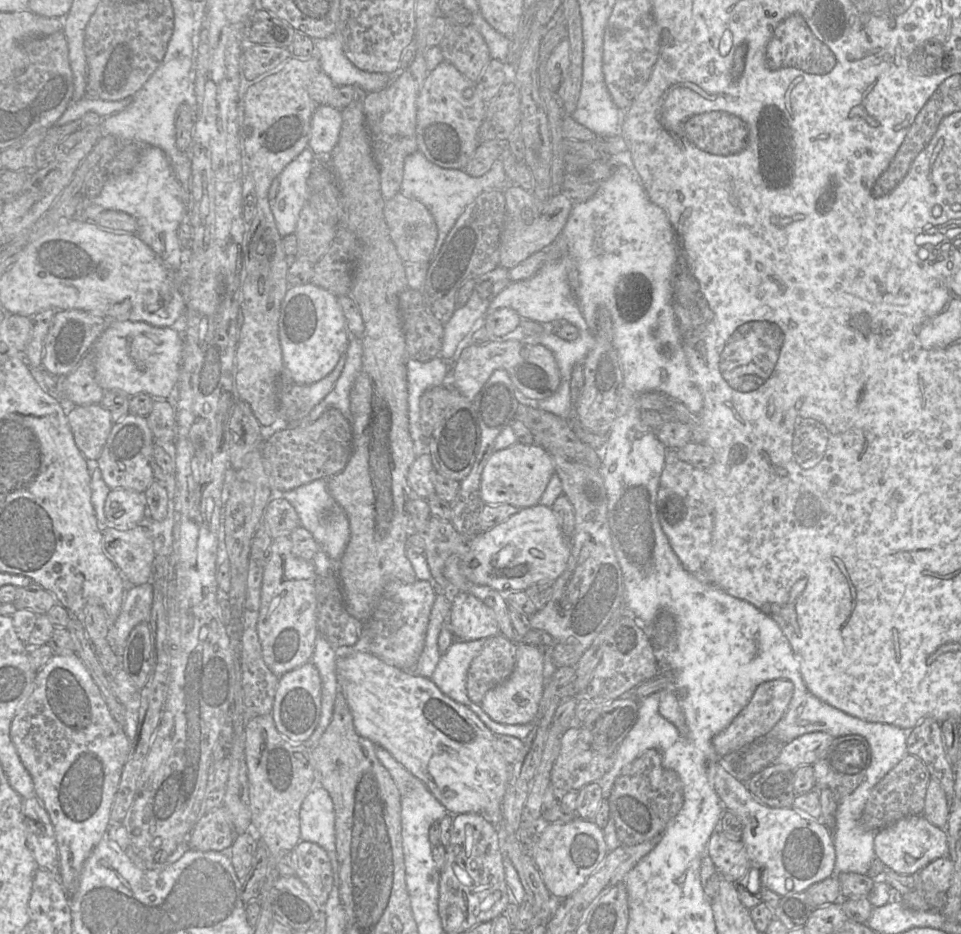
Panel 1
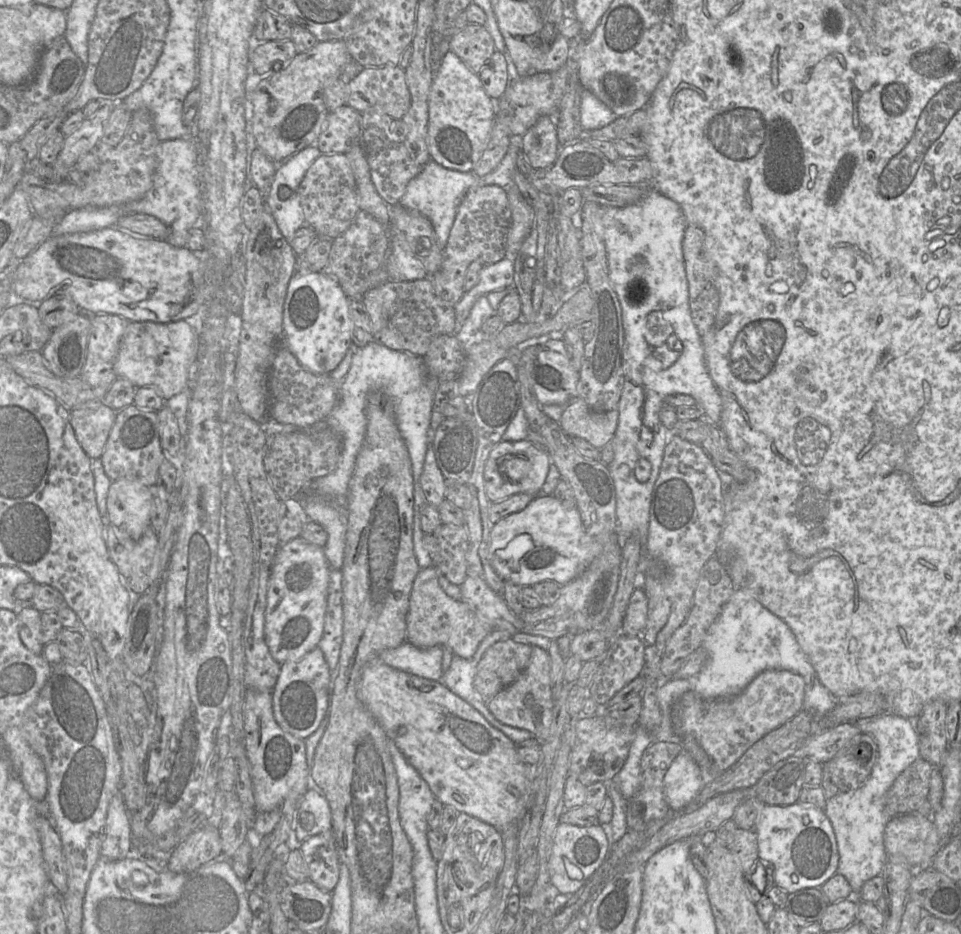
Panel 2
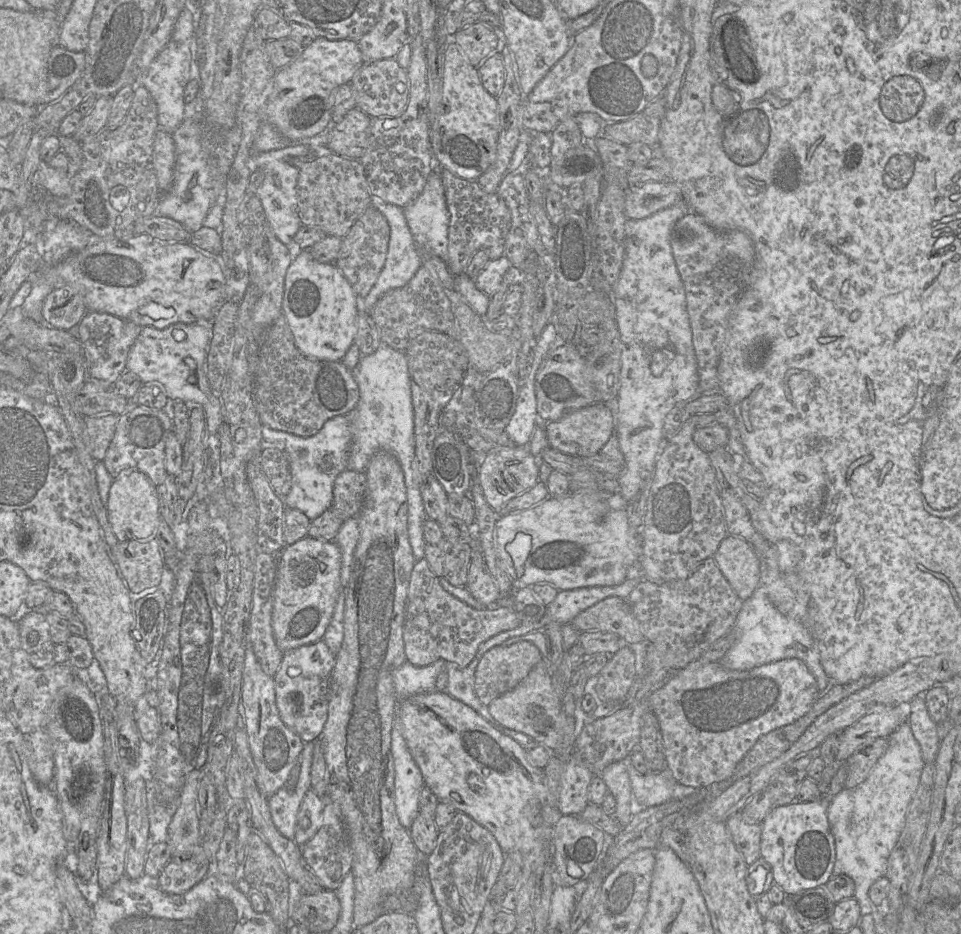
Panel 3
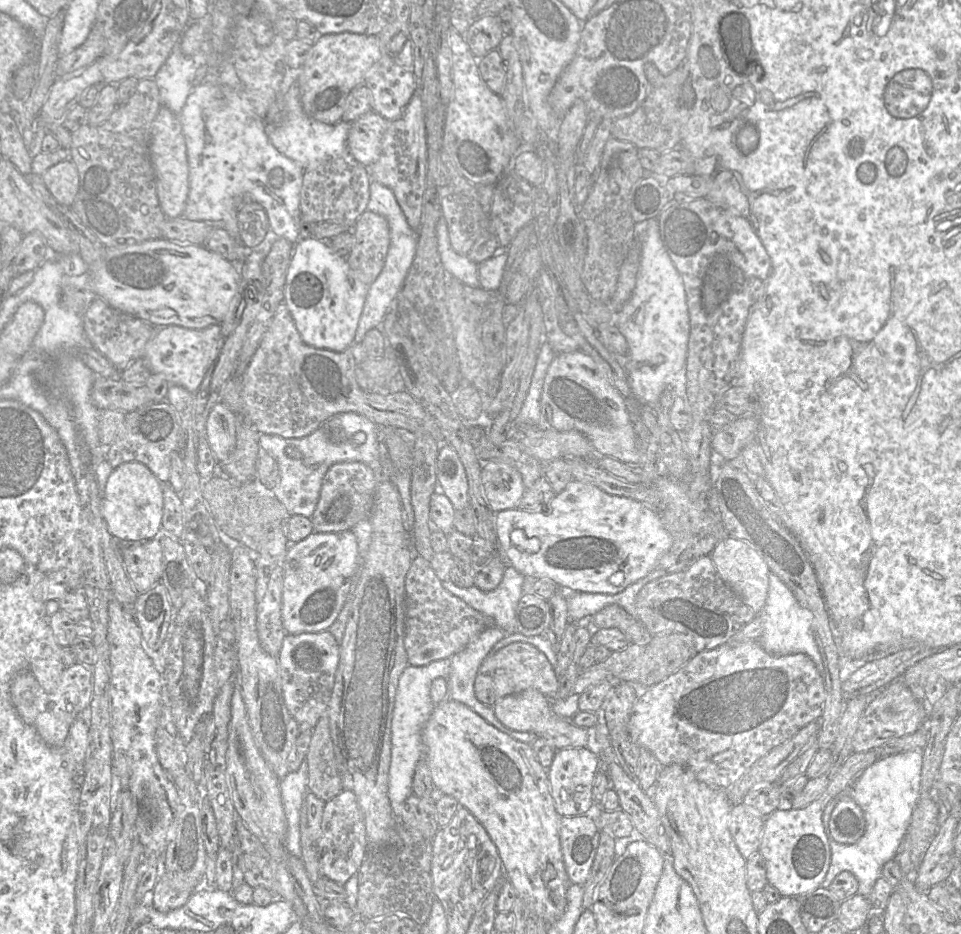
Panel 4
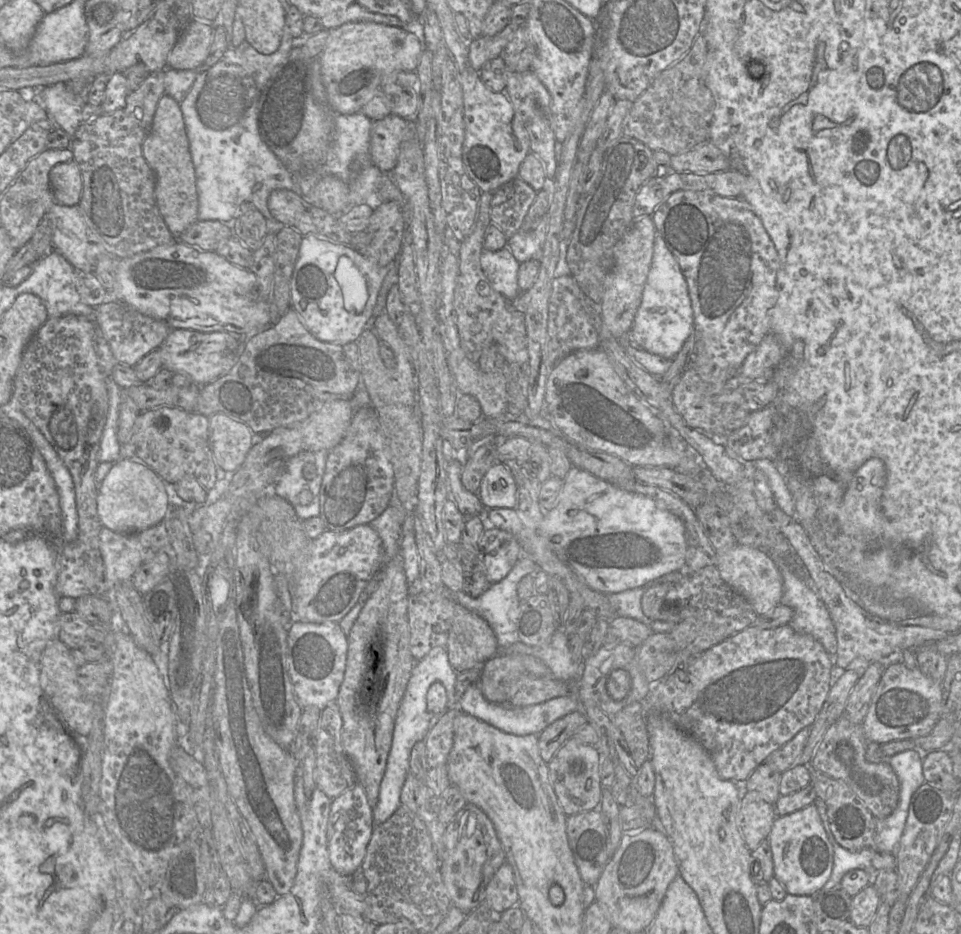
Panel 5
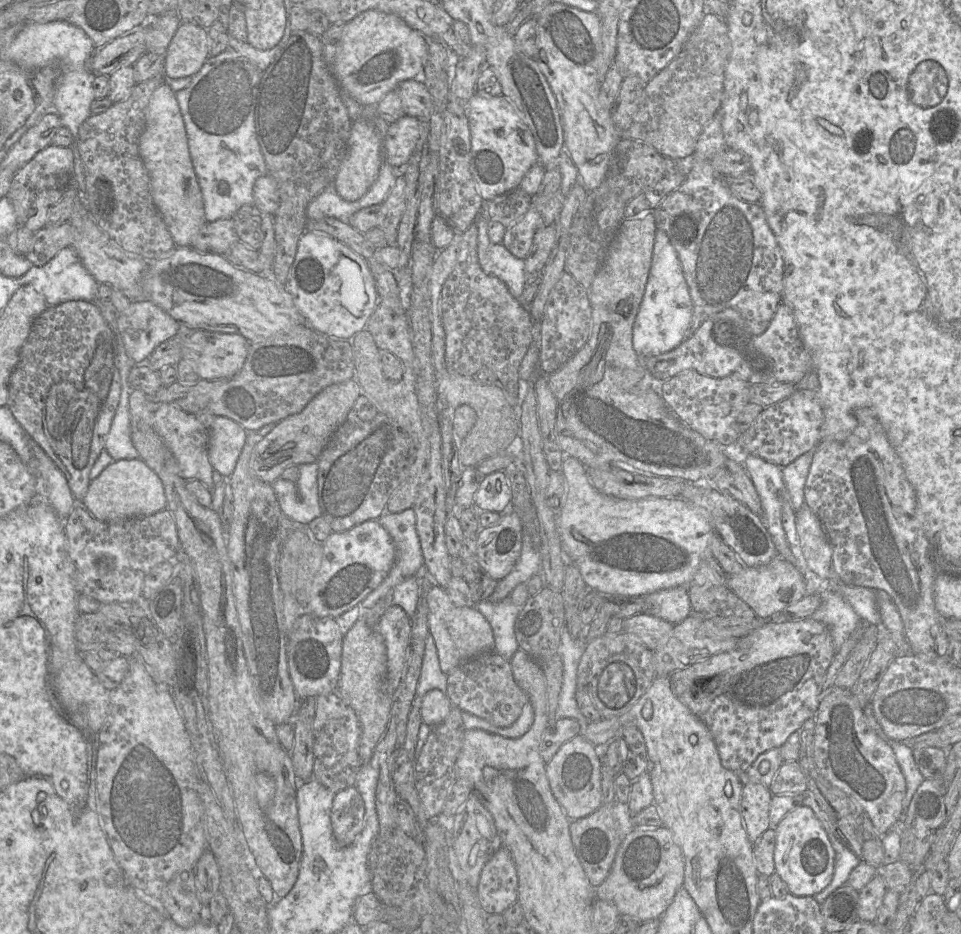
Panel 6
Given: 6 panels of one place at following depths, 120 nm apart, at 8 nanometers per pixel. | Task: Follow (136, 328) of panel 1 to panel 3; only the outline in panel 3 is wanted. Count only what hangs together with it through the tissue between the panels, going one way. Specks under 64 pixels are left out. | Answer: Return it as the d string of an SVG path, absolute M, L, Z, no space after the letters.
M209 322L176 323L163 329L142 327L129 351L126 368L137 374L143 384L152 381L162 384L169 400L201 405L206 415L208 432L217 434L223 423L222 399L219 393L211 389L205 372L211 339L212 328Z

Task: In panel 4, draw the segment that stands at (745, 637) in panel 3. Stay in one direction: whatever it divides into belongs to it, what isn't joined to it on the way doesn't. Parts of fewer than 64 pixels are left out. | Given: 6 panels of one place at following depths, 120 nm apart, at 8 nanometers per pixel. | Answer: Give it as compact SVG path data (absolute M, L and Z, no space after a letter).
M769 573L769 588L766 604L760 613L763 632L758 643L769 653L787 655L803 653L809 656L823 676L823 660L812 633L813 614L803 607L788 586L774 573Z

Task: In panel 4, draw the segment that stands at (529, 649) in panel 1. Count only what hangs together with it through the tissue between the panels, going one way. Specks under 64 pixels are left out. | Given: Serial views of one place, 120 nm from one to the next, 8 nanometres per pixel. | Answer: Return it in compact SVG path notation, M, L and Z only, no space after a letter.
M534 689L502 698L493 706L493 711L496 718L506 728L519 732L532 732L546 739L556 750L586 747L589 742L587 728L579 727L570 719L556 715L551 707L551 699Z

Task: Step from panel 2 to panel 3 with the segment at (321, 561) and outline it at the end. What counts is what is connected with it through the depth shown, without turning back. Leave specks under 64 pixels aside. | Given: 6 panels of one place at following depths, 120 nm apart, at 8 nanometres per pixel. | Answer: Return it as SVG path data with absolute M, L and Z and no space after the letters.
M307 535L285 548L278 564L272 610L275 641L283 652L323 639L342 589L341 564L342 553L335 541Z

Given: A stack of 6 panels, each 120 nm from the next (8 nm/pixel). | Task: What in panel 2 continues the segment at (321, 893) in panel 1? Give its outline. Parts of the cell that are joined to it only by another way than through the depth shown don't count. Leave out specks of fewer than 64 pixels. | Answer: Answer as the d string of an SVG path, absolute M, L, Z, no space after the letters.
M332 830L302 842L299 849L309 869L311 882L332 892L339 880L339 854Z

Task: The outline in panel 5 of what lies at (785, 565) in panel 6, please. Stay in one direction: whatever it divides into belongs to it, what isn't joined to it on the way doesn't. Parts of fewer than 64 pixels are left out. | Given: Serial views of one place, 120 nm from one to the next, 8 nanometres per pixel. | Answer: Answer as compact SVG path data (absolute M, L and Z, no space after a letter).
M736 543L734 547L717 554L716 567L722 579L749 601L759 616L769 613L780 604L783 577L773 559L763 550Z

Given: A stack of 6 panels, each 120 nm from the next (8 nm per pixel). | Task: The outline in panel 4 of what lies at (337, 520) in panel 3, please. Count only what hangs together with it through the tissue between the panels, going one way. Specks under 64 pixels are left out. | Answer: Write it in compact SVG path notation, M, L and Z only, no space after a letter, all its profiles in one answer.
M352 461L333 464L324 476L319 501L311 517L315 532L351 530L373 512L378 482L375 471L365 463Z

